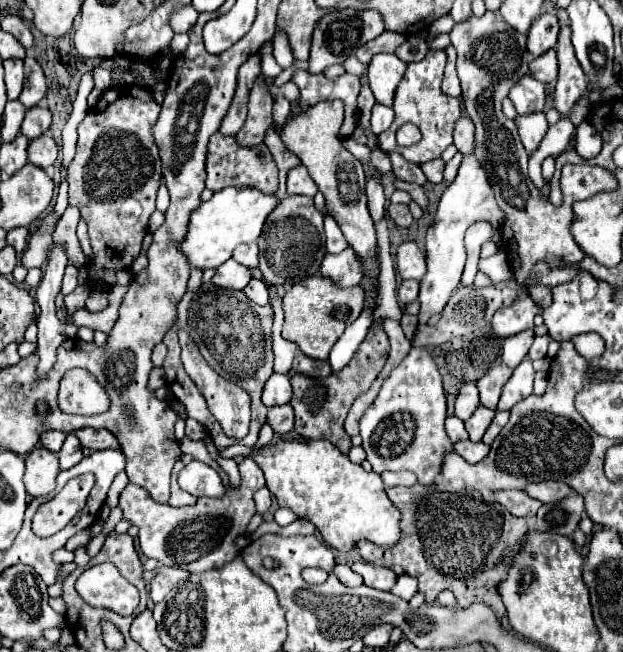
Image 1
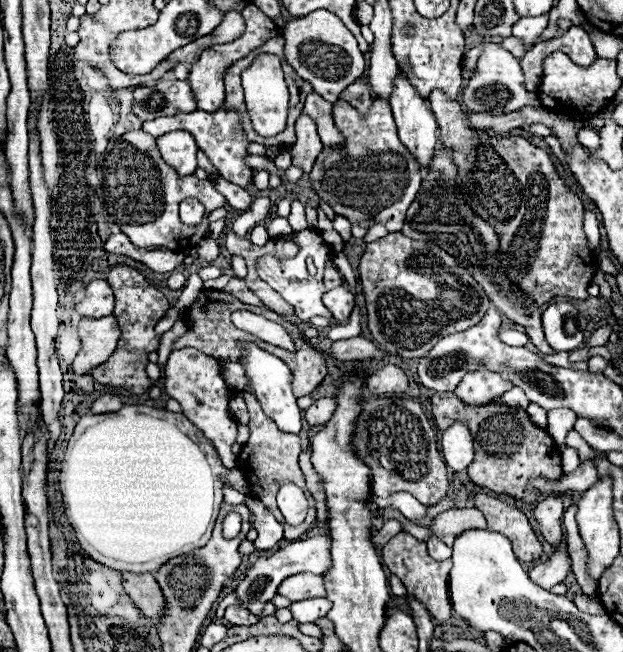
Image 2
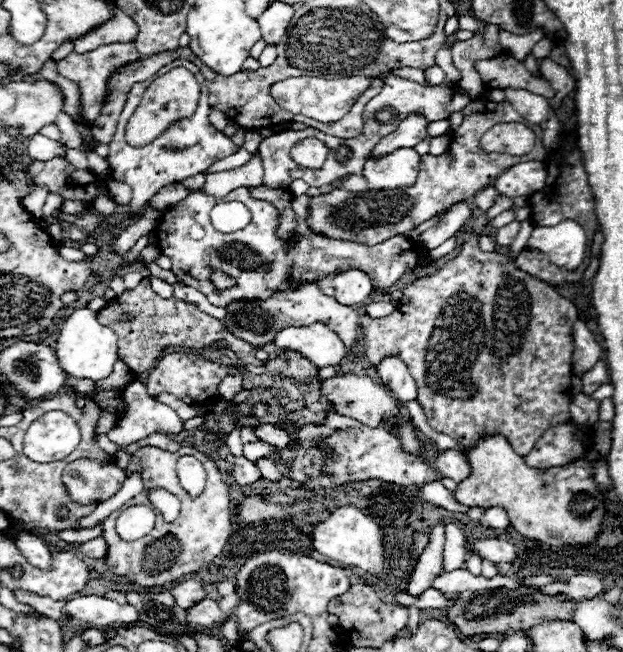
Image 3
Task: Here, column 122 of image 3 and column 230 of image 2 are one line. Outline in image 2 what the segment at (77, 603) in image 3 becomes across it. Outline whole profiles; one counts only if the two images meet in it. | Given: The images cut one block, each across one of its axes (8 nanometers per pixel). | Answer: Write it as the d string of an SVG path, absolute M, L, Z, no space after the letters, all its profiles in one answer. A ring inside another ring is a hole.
M228 606L224 618L226 618L232 626L254 626L256 620L258 620L258 616L250 614L250 612L248 612L246 608L242 608L242 606Z

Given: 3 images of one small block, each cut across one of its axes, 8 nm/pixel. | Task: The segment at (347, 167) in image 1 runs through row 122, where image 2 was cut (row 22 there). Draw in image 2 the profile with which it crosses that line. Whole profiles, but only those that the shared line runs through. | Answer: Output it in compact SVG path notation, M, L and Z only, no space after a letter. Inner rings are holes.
M314 10L306 16L288 20L282 26L282 36L286 62L328 102L336 102L340 92L364 74L366 60L358 50L356 38L352 36L352 32L348 32L342 20L328 10Z

